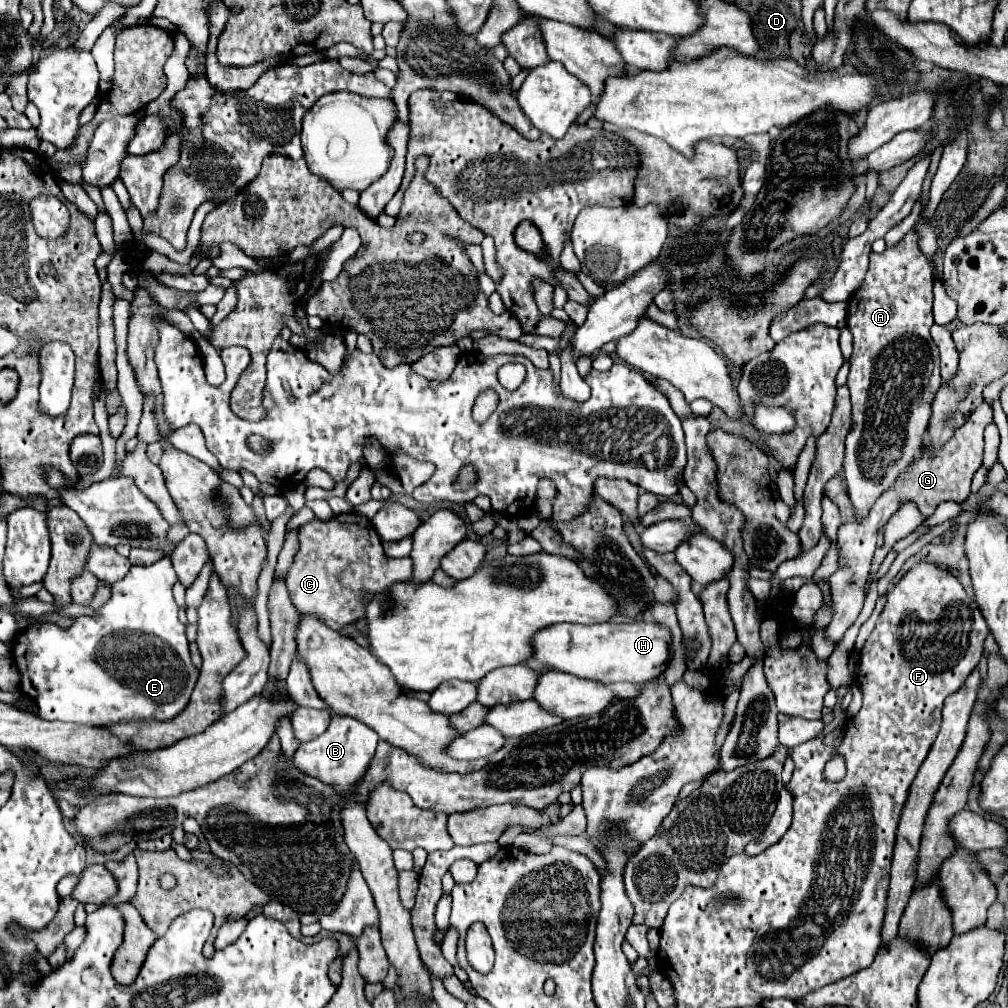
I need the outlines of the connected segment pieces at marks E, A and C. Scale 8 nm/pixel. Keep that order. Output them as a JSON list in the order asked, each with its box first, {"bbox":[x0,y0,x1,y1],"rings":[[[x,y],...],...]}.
[{"bbox":[13,556,199,726],"rings":[[[163,556],[153,566],[133,566],[129,574],[113,584],[111,600],[99,610],[99,616],[79,616],[73,626],[63,630],[55,624],[35,624],[18,633],[13,653],[20,673],[21,692],[39,708],[45,720],[61,720],[91,726],[111,726],[131,720],[171,720],[189,704],[199,670],[189,658],[185,626],[179,622],[179,606],[173,600],[177,574],[171,560]]]},{"bbox":[843,230,939,518],"rings":[[[911,230],[905,234],[905,238],[893,246],[887,248],[883,254],[871,254],[871,264],[867,270],[867,276],[861,284],[861,288],[851,296],[849,300],[849,312],[847,312],[847,326],[853,334],[853,354],[851,354],[851,372],[849,372],[849,380],[847,386],[851,390],[851,404],[853,404],[853,426],[851,426],[851,436],[847,434],[847,442],[845,442],[845,462],[843,462],[843,472],[845,472],[845,480],[847,480],[847,488],[849,488],[849,498],[853,502],[853,510],[855,510],[855,518],[863,518],[863,514],[867,514],[867,510],[871,510],[871,506],[875,504],[875,500],[897,480],[897,476],[921,454],[923,448],[923,440],[925,440],[925,432],[927,432],[927,412],[923,414],[923,390],[929,384],[933,370],[937,370],[937,360],[939,360],[939,350],[935,346],[935,342],[931,340],[929,328],[933,326],[933,274],[931,274],[931,266],[925,260],[925,256],[919,252],[917,246],[917,232]]]},{"bbox":[285,512,411,632],"rings":[[[355,512],[339,516],[341,520],[311,520],[299,528],[299,552],[285,578],[293,606],[301,614],[319,616],[337,632],[365,618],[367,600],[375,594],[411,578],[411,558],[387,558],[371,520]]]}]

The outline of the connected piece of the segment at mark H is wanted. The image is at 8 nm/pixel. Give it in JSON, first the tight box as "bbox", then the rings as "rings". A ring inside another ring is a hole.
{"bbox":[535,622,671,684],"rings":[[[657,622],[629,624],[553,624],[535,634],[535,660],[581,678],[603,684],[633,682],[645,684],[665,674],[671,664],[671,632]]]}

